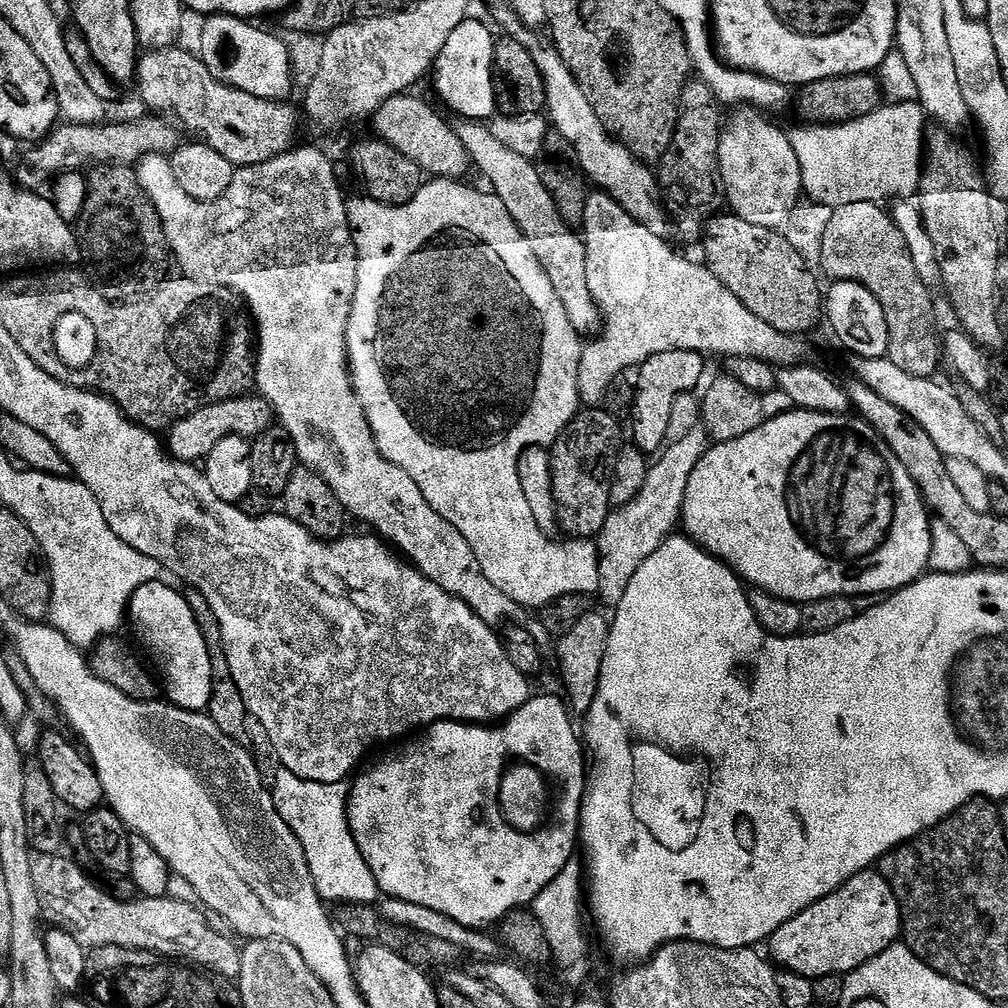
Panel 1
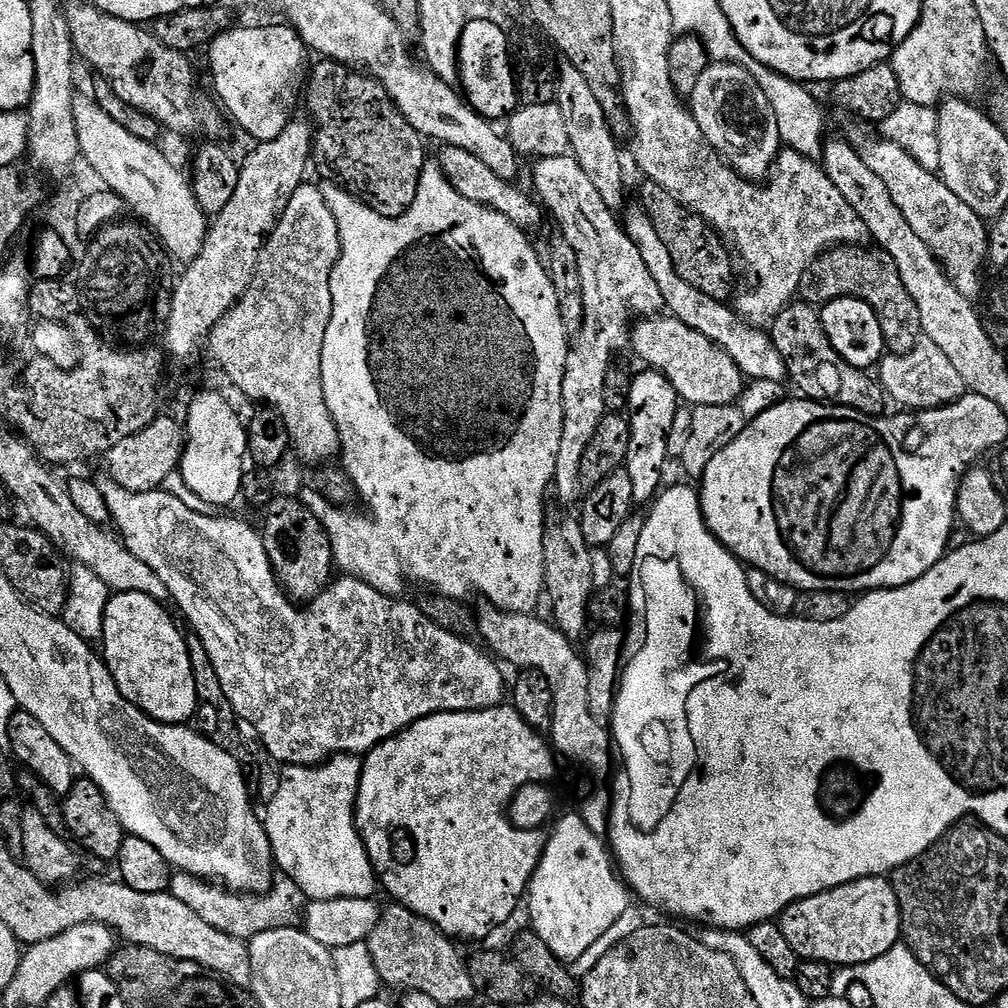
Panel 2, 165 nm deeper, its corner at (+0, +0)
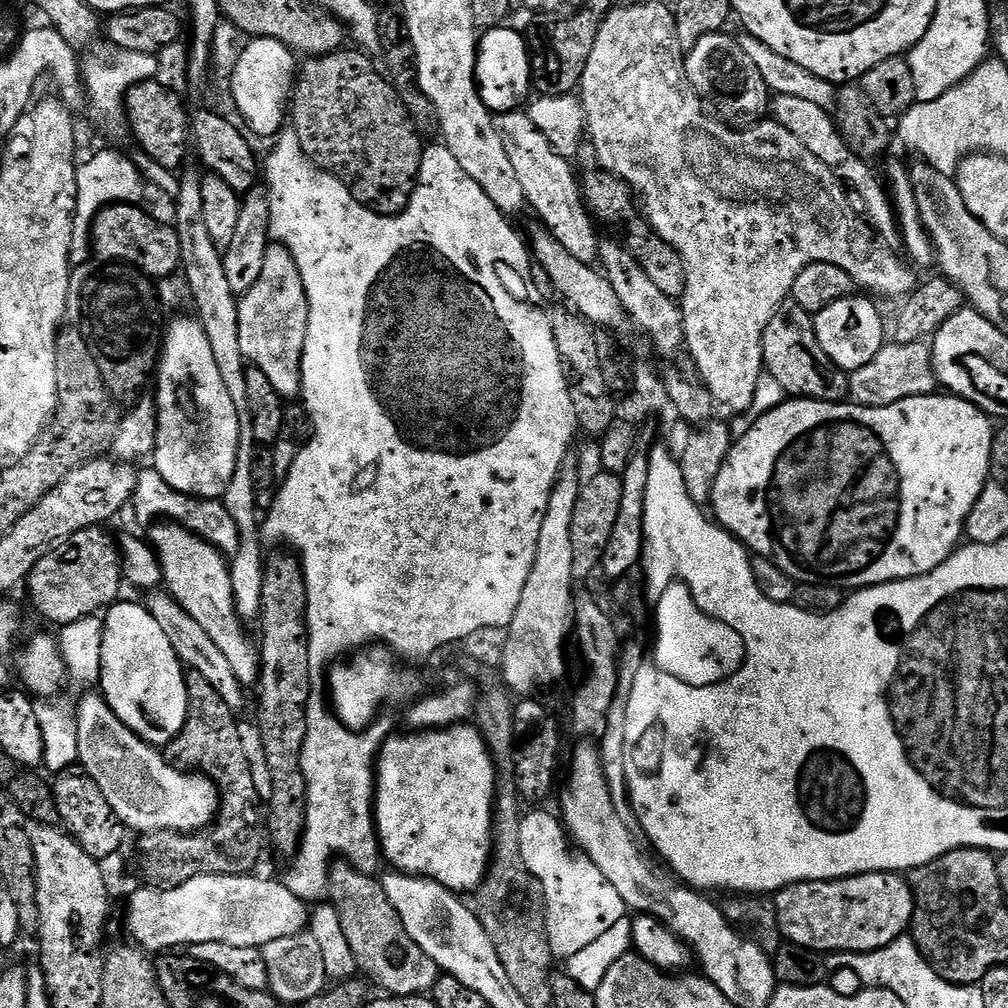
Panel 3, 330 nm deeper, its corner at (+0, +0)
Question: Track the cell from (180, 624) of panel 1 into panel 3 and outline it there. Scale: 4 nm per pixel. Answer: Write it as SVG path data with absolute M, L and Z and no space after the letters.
M117 602L111 605L102 616L102 666L98 692L108 703L110 710L114 710L114 714L118 714L121 722L131 732L138 734L138 738L153 746L167 746L175 740L186 722L188 713L188 691L184 681L186 669L181 664L178 654L174 654L170 638L166 638L162 626L158 626L158 618L150 614L148 607L143 603L124 603Z

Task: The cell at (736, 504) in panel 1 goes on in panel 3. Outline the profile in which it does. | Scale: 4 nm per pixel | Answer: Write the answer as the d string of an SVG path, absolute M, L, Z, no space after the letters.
M933 394L930 396L915 396L914 398L906 398L902 402L894 402L890 406L882 406L881 408L865 408L862 404L855 402L833 402L831 400L805 400L803 398L788 398L783 404L779 404L774 410L770 410L770 414L766 414L762 418L758 418L758 422L754 422L745 436L739 437L733 443L726 462L722 466L722 470L718 472L718 478L714 484L710 508L716 511L714 515L715 523L721 528L732 533L749 553L761 556L767 560L772 560L787 574L791 580L795 580L800 584L835 584L838 588L845 590L859 590L862 588L872 588L876 584L889 584L895 580L909 580L915 576L926 574L930 570L934 570L938 566L942 566L942 562L946 562L948 557L956 551L961 543L962 537L965 535L964 523L968 521L970 510L974 510L974 502L978 502L978 494L982 494L985 484L989 483L990 473L992 471L992 438L994 435L993 421L983 412L981 408L974 407L970 402L966 402L960 396L951 394Z

